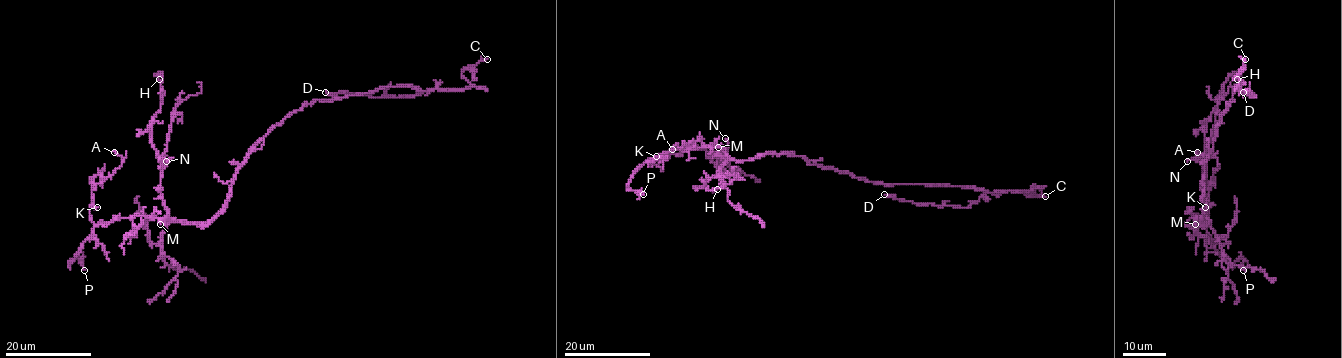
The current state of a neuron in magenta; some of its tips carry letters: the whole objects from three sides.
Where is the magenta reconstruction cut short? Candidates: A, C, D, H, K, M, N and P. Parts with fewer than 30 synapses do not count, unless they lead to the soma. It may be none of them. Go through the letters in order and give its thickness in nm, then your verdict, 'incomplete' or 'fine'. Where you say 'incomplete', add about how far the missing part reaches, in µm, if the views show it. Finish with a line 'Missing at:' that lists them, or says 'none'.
A: calibre 110 nm; fine
C: calibre 130 nm; fine
D: calibre 240 nm; incomplete; missing 45 µm
H: calibre 150 nm; fine
K: calibre 130 nm; fine
M: calibre 130 nm; fine
N: calibre 120 nm; fine
P: calibre 110 nm; fine
Missing at: D

